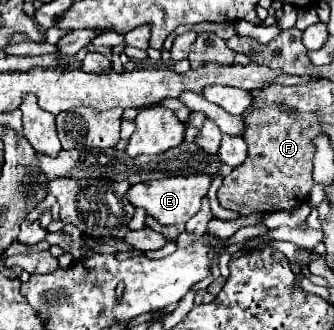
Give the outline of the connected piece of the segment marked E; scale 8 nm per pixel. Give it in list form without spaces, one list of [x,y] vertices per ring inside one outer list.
[[[202,173],[188,175],[188,177],[166,177],[166,179],[160,179],[160,181],[132,185],[126,193],[126,199],[136,209],[144,209],[148,215],[152,215],[162,225],[186,223],[200,209],[200,201],[208,193],[210,183],[212,183],[212,177],[202,175]]]

